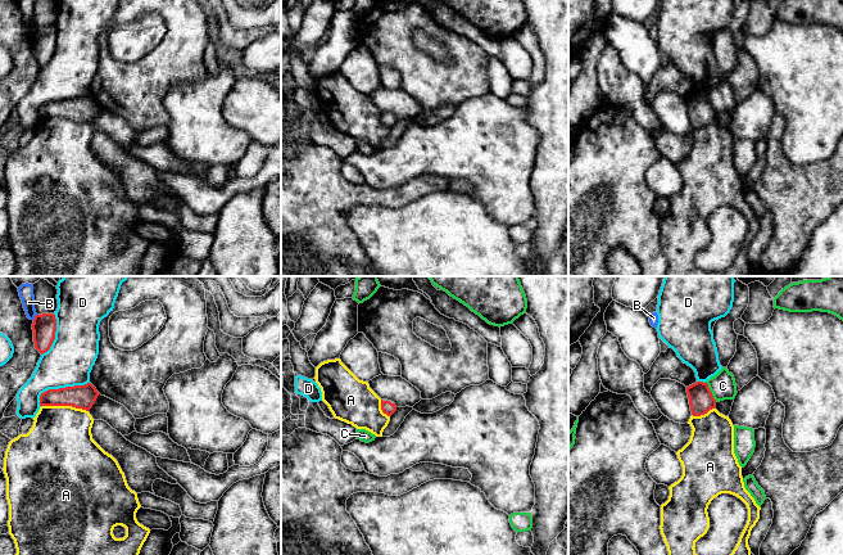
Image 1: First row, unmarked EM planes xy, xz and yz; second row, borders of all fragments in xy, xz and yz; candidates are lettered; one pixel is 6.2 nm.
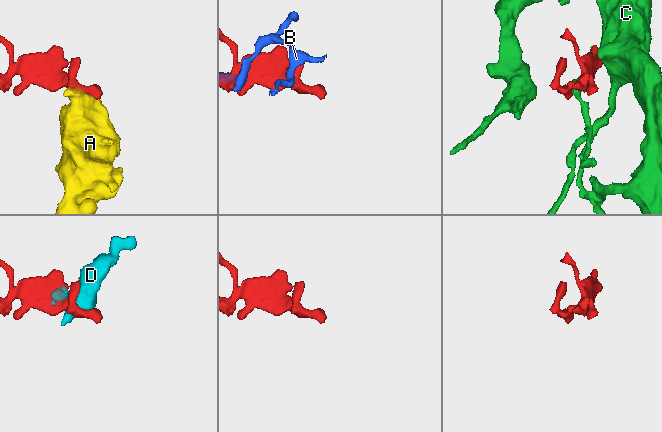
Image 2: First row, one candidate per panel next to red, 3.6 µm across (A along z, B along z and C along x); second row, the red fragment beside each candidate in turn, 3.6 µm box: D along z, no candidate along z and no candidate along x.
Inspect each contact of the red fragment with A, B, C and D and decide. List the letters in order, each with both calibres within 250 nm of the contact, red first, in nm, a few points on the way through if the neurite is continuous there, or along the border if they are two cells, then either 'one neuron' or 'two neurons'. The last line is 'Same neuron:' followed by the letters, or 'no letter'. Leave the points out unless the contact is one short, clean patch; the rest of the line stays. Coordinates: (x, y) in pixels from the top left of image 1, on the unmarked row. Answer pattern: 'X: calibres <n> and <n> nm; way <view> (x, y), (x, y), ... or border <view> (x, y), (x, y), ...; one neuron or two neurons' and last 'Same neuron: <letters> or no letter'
A: calibres 150 and 400 nm; two neurons
B: calibres 150 and 90 nm; two neurons
C: calibres 160 and 160 nm; border yz (706, 94), (716, 113); two neurons
D: calibres 150 and 300 nm; two neurons
Same neuron: no letter

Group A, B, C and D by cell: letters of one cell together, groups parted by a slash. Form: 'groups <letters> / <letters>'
groups A / B / C / D

